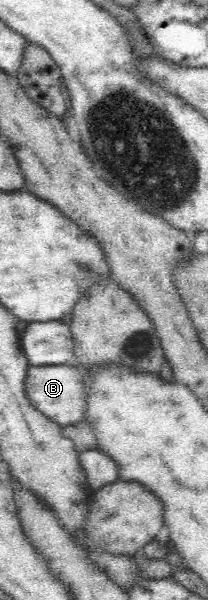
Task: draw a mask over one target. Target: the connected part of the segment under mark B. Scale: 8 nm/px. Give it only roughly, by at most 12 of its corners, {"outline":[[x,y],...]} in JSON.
{"outline":[[30,365],[27,398],[62,428],[86,418],[83,375]]}

